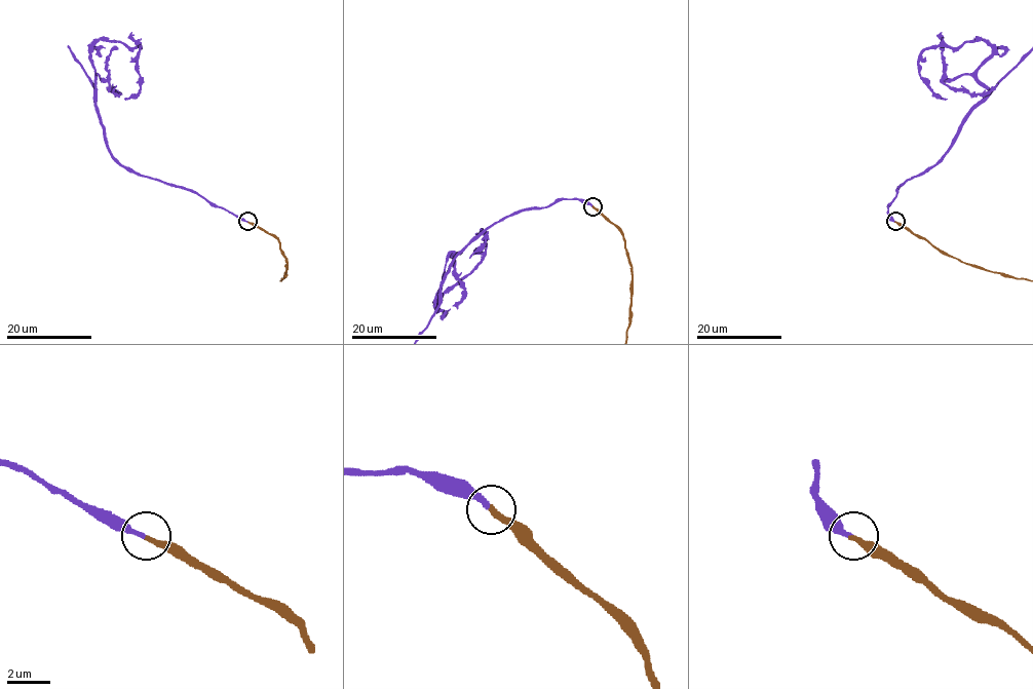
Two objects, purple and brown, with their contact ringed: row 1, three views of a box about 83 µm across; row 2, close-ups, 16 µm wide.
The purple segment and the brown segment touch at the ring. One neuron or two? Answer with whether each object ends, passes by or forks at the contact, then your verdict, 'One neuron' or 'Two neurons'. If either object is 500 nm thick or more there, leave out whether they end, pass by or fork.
At the ring purple ends. At the ring brown ends. One neuron

